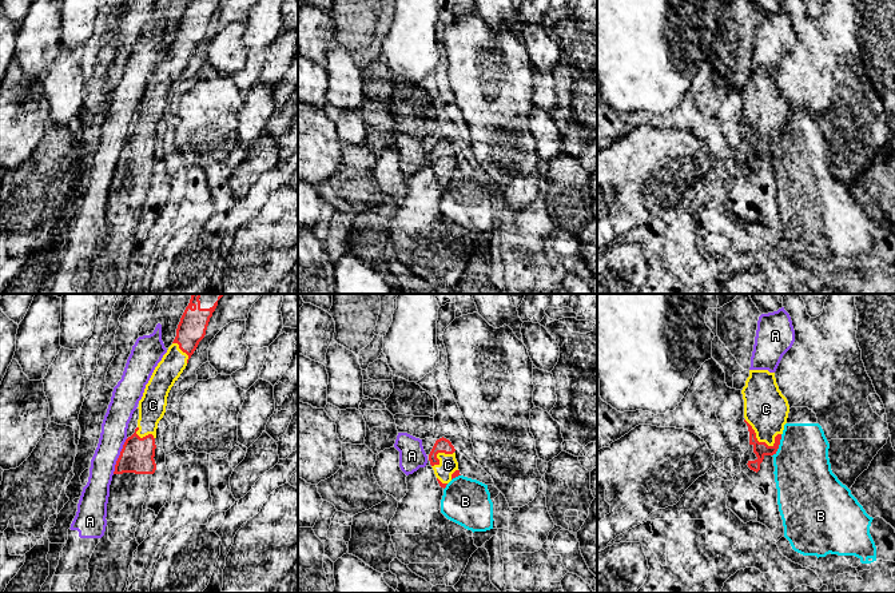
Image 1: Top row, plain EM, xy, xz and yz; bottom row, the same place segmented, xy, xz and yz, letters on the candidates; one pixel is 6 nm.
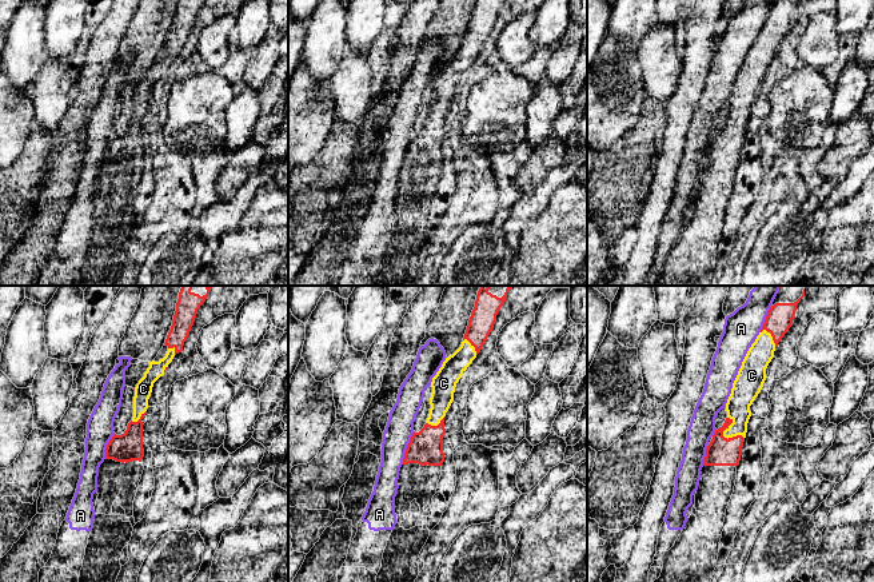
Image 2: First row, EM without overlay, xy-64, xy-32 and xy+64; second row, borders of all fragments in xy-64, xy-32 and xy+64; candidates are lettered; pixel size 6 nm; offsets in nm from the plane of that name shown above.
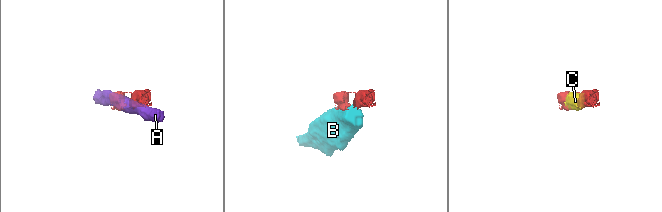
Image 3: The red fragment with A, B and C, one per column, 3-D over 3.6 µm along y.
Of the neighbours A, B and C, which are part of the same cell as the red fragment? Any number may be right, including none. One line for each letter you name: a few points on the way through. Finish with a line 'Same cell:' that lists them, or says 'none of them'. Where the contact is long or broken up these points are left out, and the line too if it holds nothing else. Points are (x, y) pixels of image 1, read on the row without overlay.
Same cell: C

